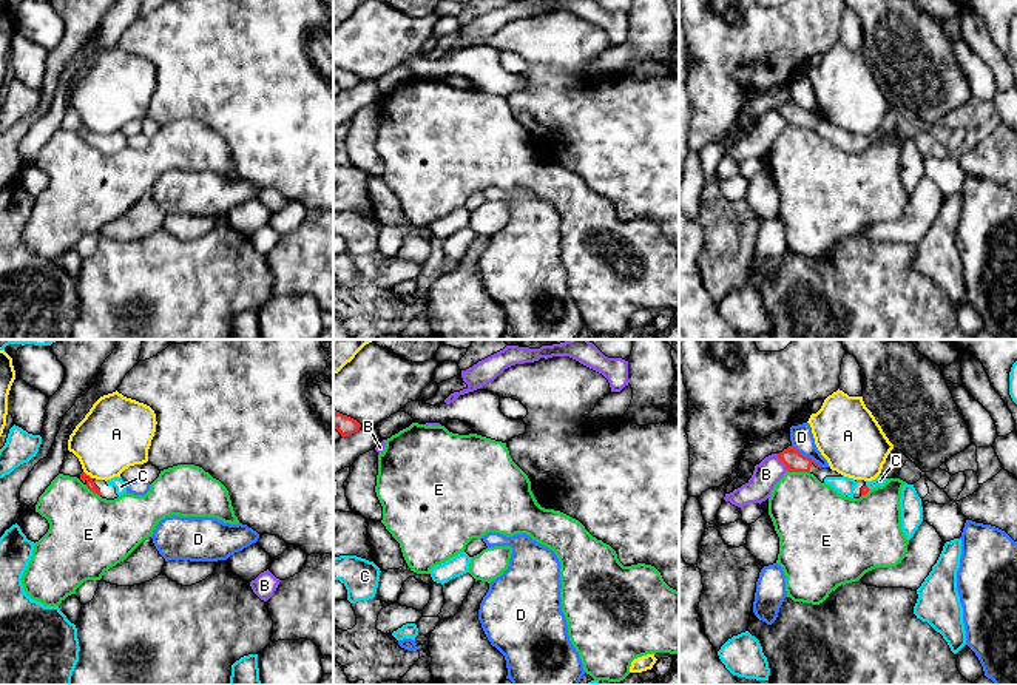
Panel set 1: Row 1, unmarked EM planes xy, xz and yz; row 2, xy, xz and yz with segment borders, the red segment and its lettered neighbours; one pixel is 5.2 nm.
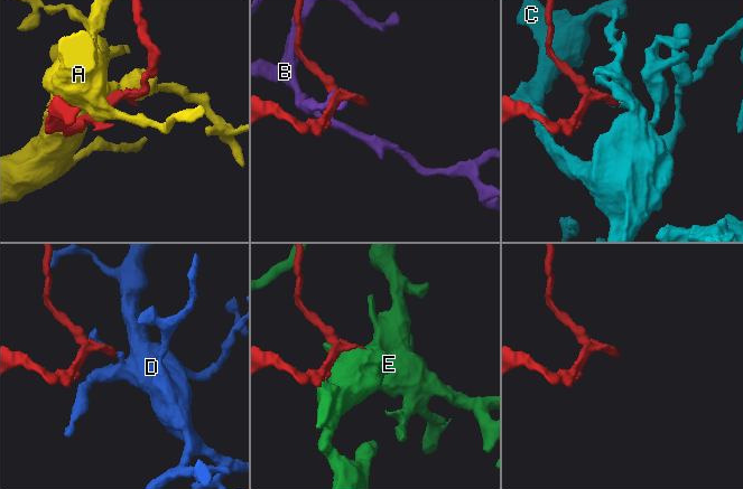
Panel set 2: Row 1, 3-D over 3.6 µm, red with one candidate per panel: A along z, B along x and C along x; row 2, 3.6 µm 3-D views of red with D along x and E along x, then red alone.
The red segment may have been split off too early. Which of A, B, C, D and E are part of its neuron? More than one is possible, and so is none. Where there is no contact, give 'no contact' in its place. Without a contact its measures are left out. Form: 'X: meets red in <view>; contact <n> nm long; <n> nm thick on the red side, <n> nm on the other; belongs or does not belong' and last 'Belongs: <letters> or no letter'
A: meets red in xy; contact 60 nm long; 50 nm thick on the red side, 360 nm on the other; does not belong
B: meets red in yz; contact 110 nm long; 110 nm thick on the red side, 140 nm on the other; does not belong
C: no contact; belongs
D: meets red in yz; contact 200 nm long; 110 nm thick on the red side, 120 nm on the other; does not belong
E: meets red in yz; contact 120 nm long; 110 nm thick on the red side, 380 nm on the other; does not belong
Belongs: C

